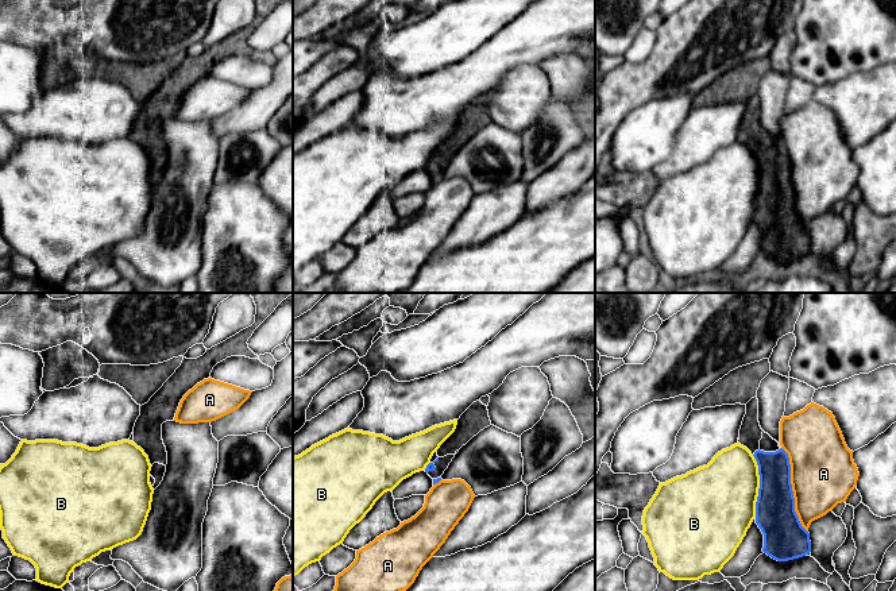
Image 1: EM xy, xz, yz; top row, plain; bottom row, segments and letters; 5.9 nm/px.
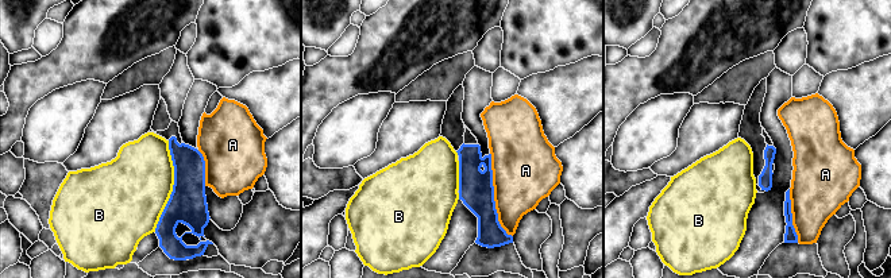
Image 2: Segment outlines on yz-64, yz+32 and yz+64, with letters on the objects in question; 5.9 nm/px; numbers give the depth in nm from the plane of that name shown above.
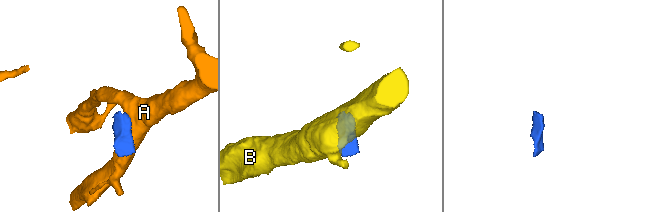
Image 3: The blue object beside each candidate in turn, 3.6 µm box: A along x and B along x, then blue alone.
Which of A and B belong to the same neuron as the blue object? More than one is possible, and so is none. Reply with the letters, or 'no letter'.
no letter

